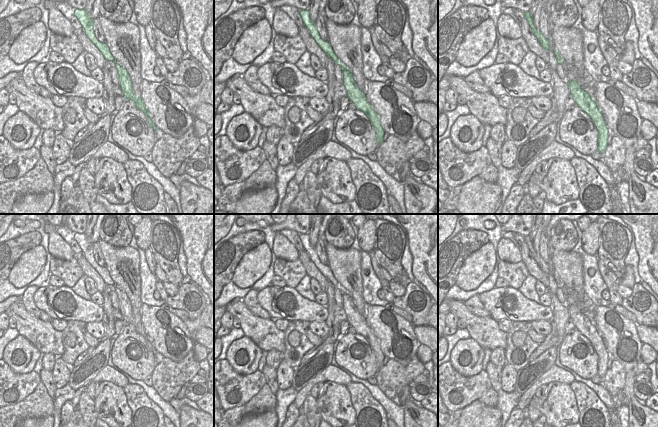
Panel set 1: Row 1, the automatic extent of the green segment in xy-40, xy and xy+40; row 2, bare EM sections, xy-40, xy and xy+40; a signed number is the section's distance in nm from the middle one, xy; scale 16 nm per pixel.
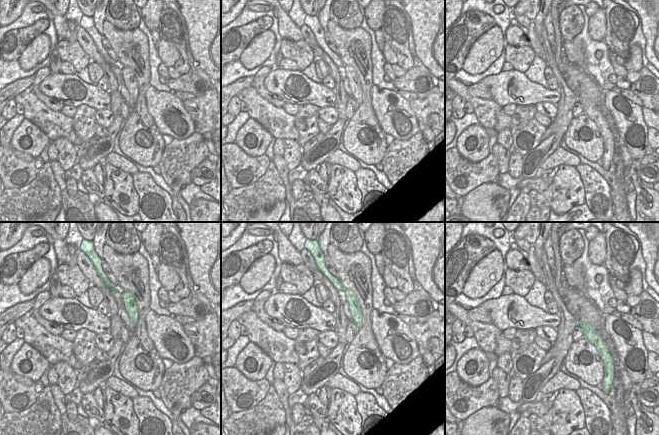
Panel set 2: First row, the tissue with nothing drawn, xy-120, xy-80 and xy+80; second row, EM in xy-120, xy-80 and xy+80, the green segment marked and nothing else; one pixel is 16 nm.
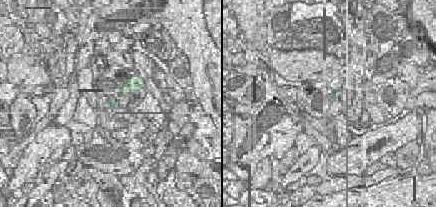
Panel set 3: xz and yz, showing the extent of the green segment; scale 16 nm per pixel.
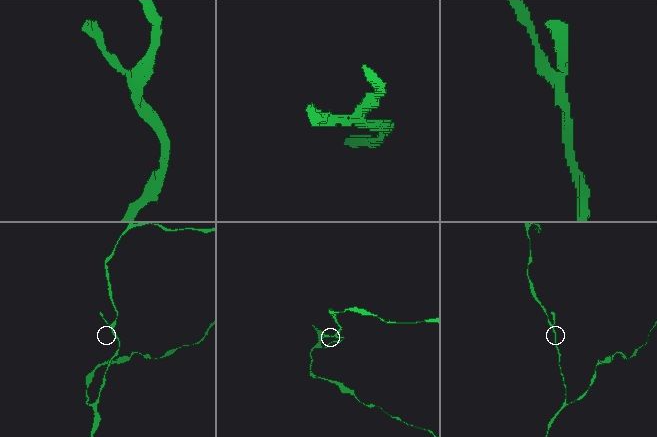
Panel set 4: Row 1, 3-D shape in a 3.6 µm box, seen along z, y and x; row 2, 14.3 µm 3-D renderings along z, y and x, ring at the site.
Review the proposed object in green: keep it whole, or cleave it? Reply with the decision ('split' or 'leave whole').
leave whole

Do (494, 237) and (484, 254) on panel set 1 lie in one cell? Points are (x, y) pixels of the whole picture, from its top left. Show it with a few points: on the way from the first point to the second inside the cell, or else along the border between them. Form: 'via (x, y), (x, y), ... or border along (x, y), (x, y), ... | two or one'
border along (489, 241), (495, 250) | two

